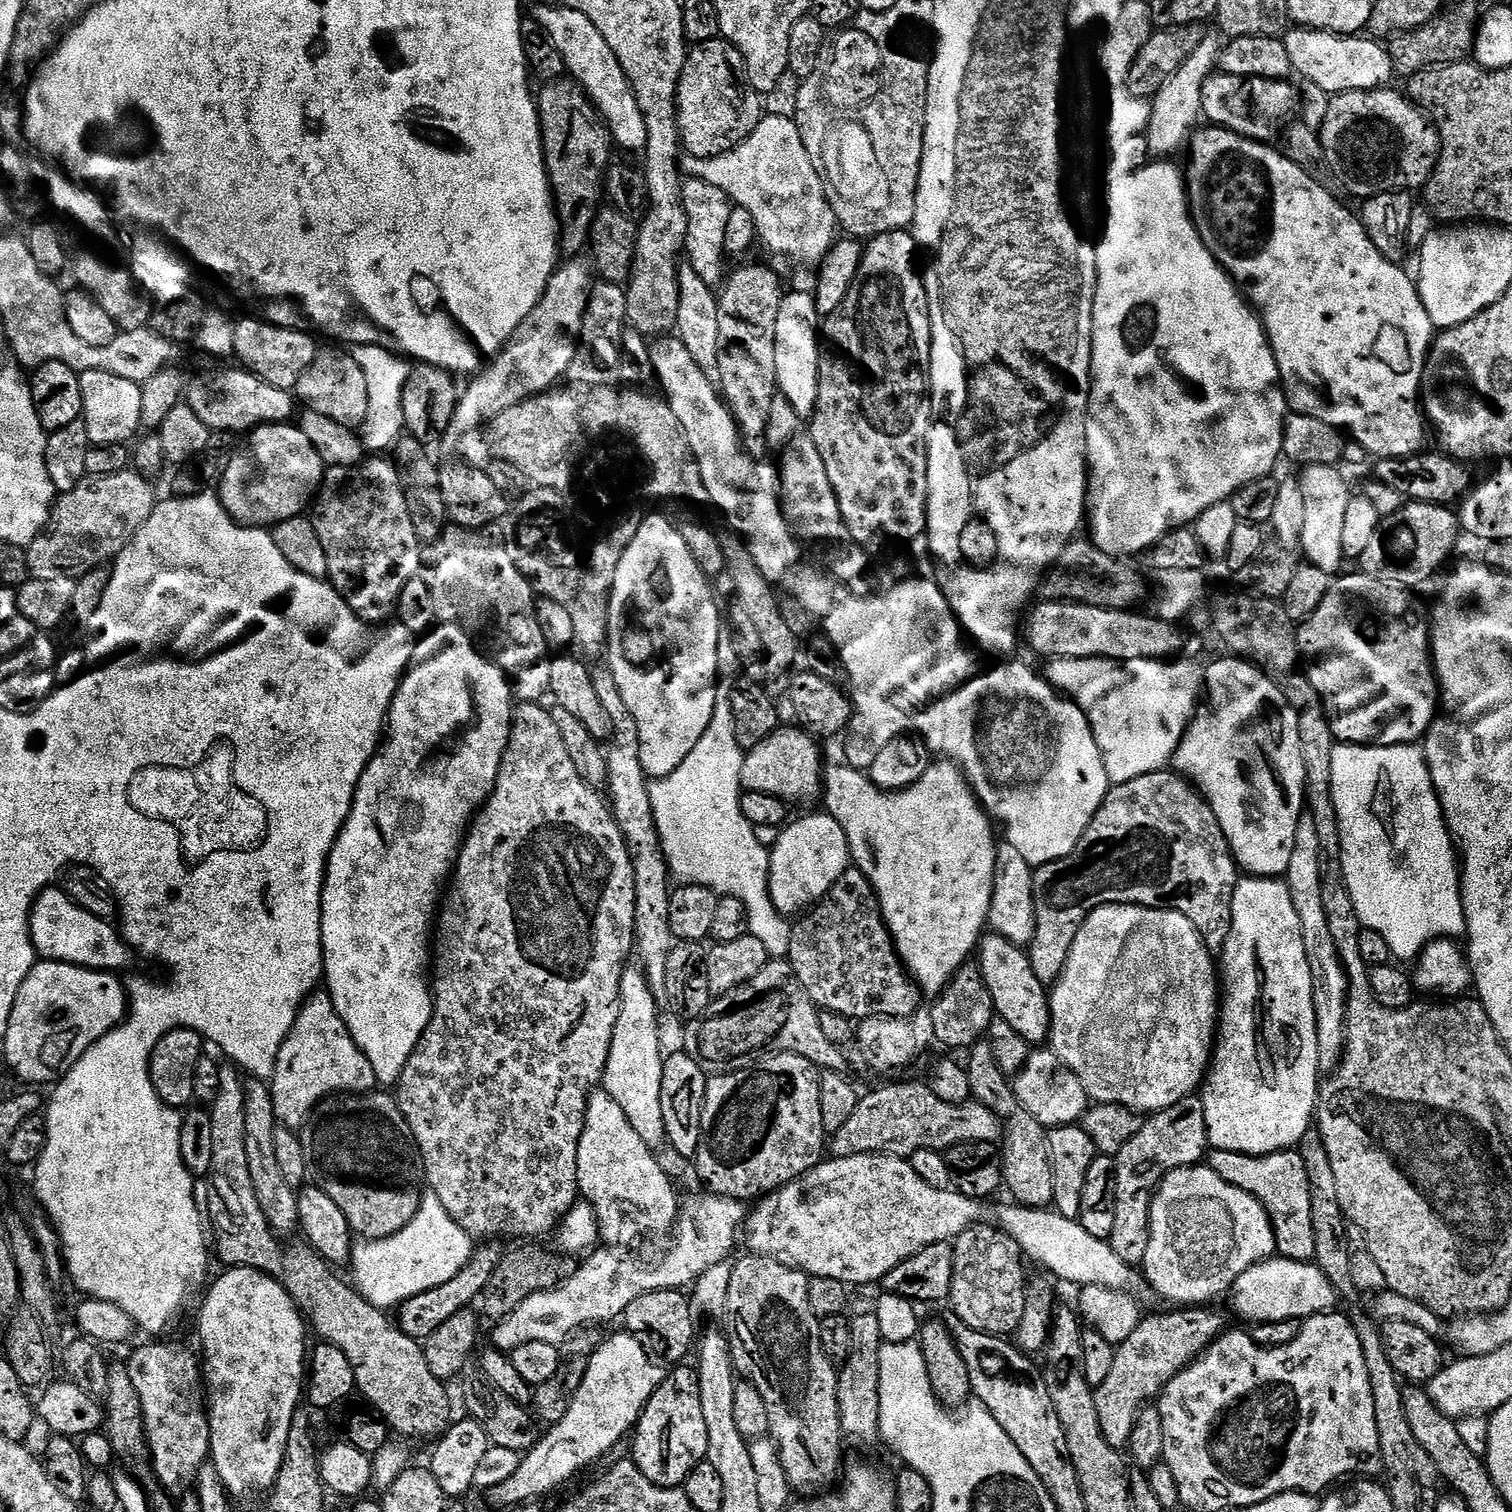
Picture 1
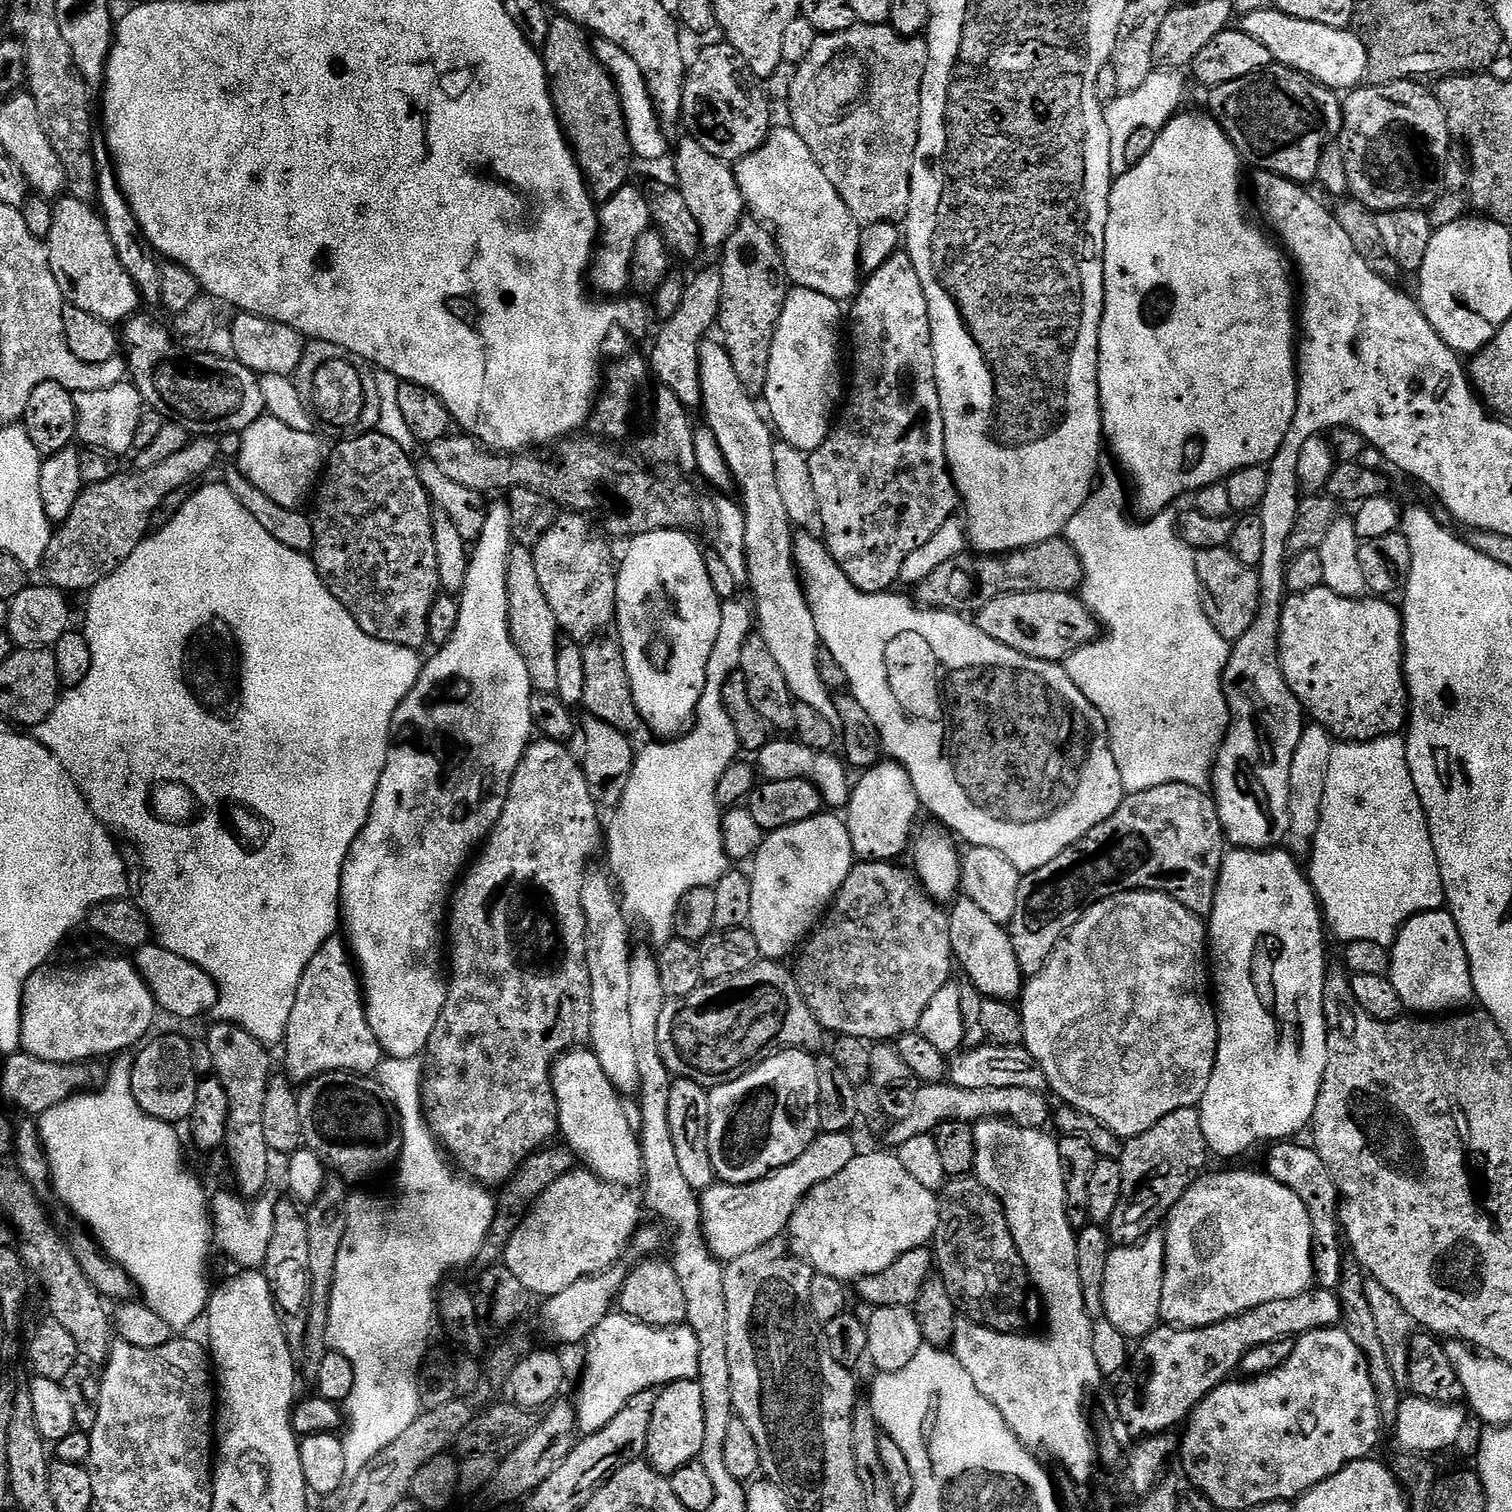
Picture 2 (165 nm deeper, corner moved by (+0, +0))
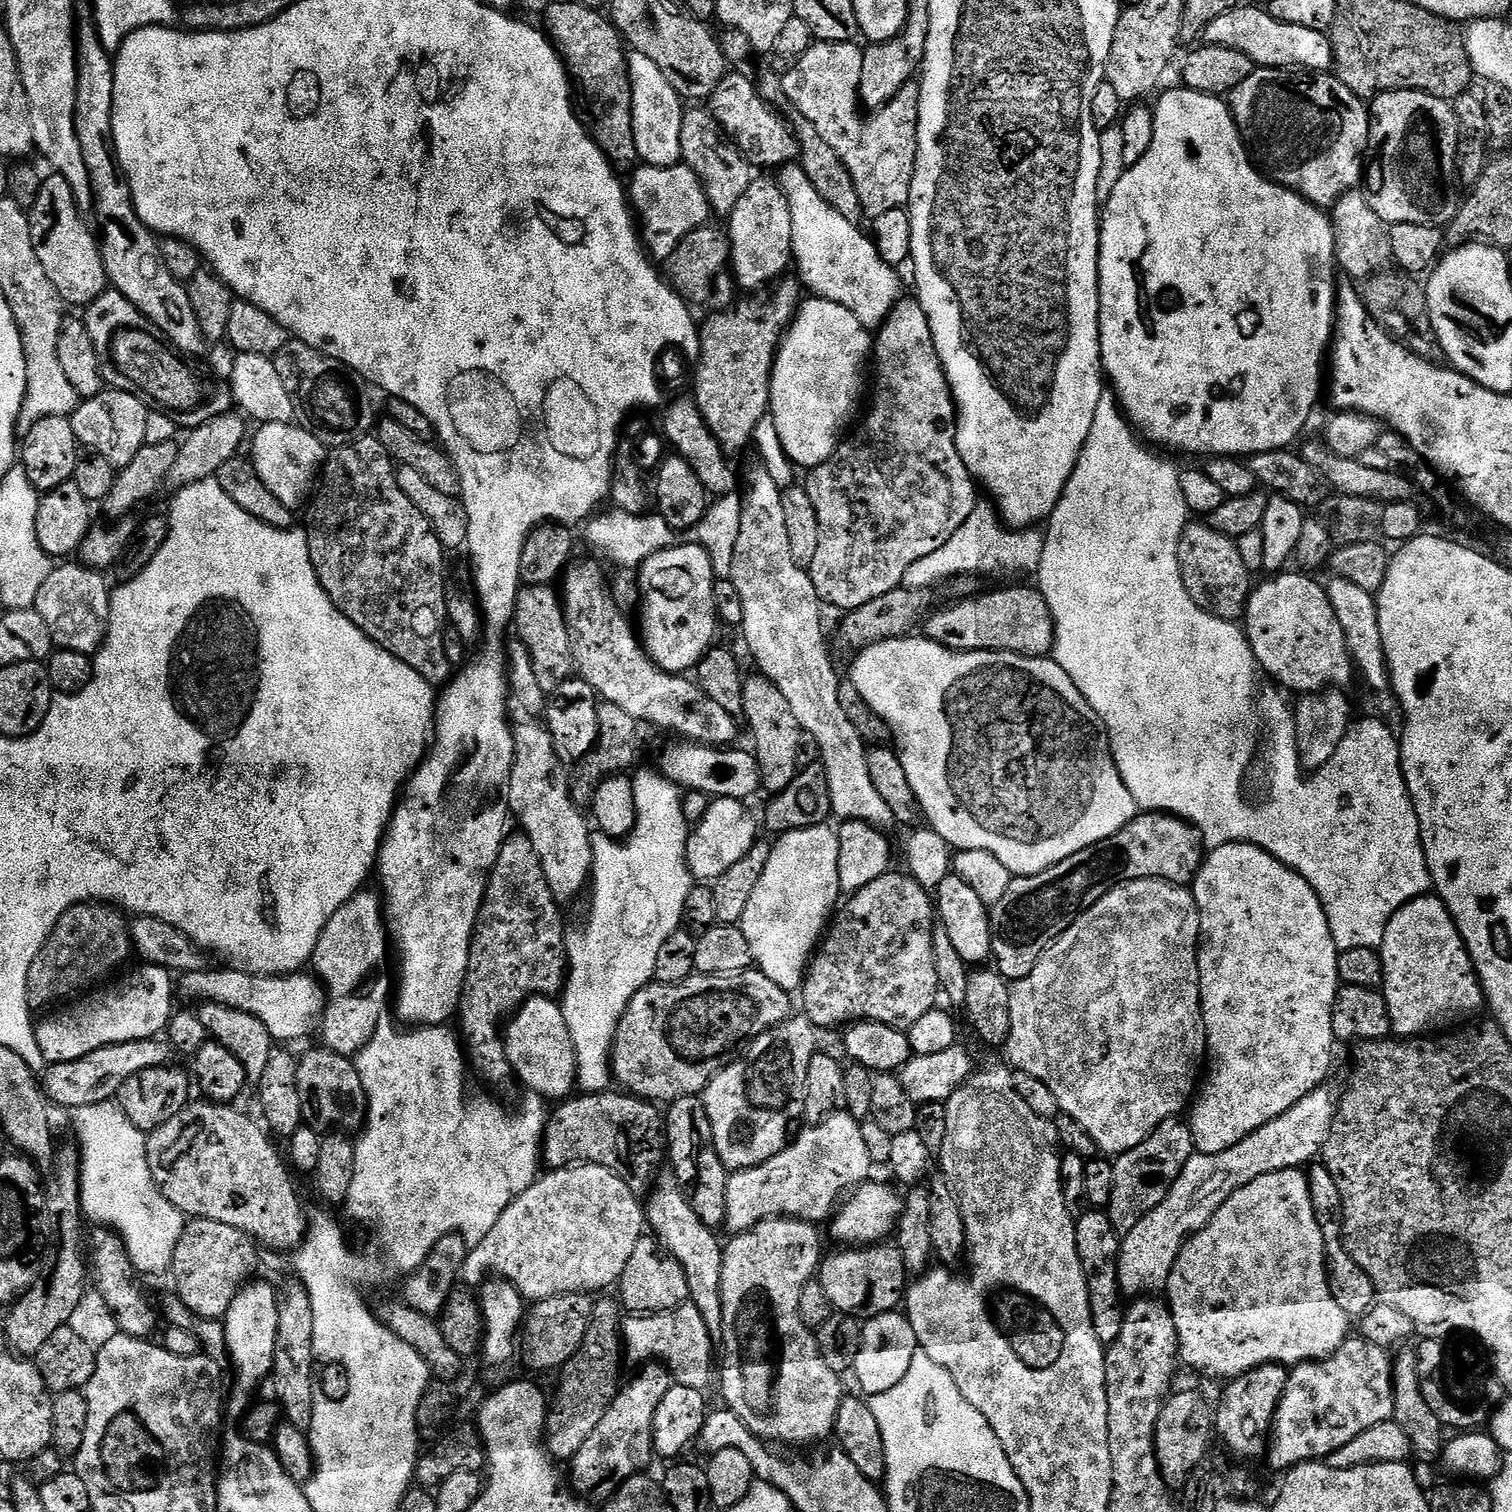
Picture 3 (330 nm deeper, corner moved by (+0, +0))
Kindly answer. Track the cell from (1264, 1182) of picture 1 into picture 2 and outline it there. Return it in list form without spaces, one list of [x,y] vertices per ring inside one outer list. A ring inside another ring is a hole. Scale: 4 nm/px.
[[[1276,1142],[1267,1149],[1269,1152],[1266,1172],[1278,1182],[1282,1182],[1282,1186],[1294,1190],[1298,1198],[1302,1198],[1302,1206],[1306,1206],[1312,1223],[1312,1274],[1315,1283],[1319,1287],[1336,1290],[1340,1287],[1346,1259],[1346,1250],[1342,1245],[1340,1204],[1336,1183],[1328,1172],[1326,1162],[1322,1162],[1315,1148],[1307,1143],[1304,1143],[1305,1145],[1292,1143],[1296,1142]]]

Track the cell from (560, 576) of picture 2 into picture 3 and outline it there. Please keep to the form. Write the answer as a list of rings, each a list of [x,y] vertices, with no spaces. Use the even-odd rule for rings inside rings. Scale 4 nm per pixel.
[[[578,560],[569,563],[562,575],[564,621],[568,624],[575,667],[579,675],[588,680],[590,686],[594,686],[597,697],[603,698],[609,704],[622,706],[622,710],[626,710],[634,718],[645,720],[653,729],[673,728],[677,737],[705,745],[731,745],[738,734],[735,715],[719,705],[714,698],[710,698],[710,694],[706,694],[706,690],[695,679],[687,680],[687,675],[663,672],[642,647],[637,629],[632,629],[631,622],[620,613],[620,608],[608,589],[608,580],[604,577],[603,570],[592,560]]]

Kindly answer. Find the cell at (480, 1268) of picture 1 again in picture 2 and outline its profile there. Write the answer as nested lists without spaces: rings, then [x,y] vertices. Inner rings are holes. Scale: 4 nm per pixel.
[[[545,1146],[538,1152],[531,1152],[518,1166],[516,1173],[499,1189],[496,1196],[496,1213],[494,1222],[486,1234],[486,1242],[482,1242],[482,1251],[478,1257],[479,1263],[484,1266],[496,1266],[501,1263],[507,1244],[518,1226],[521,1226],[529,1210],[534,1206],[536,1200],[548,1187],[554,1185],[556,1179],[566,1175],[577,1167],[578,1161],[572,1151],[566,1146],[552,1148]]]

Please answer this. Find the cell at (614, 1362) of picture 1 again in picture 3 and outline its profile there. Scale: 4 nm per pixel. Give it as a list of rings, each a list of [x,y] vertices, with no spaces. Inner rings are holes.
[[[689,1302],[671,1314],[628,1314],[622,1320],[622,1348],[636,1366],[659,1362],[672,1373],[675,1383],[701,1390],[714,1384],[712,1348],[714,1341],[696,1305]]]

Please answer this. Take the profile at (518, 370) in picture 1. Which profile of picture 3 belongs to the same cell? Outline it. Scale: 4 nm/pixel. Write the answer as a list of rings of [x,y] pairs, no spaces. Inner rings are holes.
[[[683,162],[669,168],[644,164],[632,174],[632,185],[629,183],[626,191],[638,217],[638,232],[642,237],[643,247],[653,261],[667,262],[670,254],[674,254],[678,242],[686,238],[686,234],[709,223],[708,216],[713,215],[713,210],[708,192],[699,174]]]

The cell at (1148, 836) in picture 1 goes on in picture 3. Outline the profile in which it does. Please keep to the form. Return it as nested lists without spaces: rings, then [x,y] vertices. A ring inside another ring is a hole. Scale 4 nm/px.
[[[1141,811],[1136,815],[1129,824],[1122,830],[1118,830],[1118,834],[1114,834],[1110,838],[1106,838],[1102,842],[1098,842],[1094,846],[1090,846],[1086,850],[1078,850],[1078,854],[1070,854],[1070,858],[1062,858],[1062,862],[1058,862],[1054,866],[1050,866],[1046,870],[1042,870],[1033,876],[1017,876],[1011,882],[1006,894],[1002,894],[1002,898],[998,903],[991,905],[990,908],[990,926],[992,927],[992,954],[991,959],[996,960],[994,963],[995,971],[999,972],[1005,980],[1015,982],[1026,978],[1030,974],[1030,970],[1034,970],[1034,966],[1042,958],[1042,954],[1057,938],[1062,935],[1066,929],[1075,922],[1075,920],[1087,910],[1090,906],[1094,906],[1094,902],[1098,902],[1109,890],[1118,887],[1119,884],[1124,884],[1128,880],[1168,880],[1171,884],[1178,884],[1181,886],[1191,885],[1192,881],[1196,879],[1198,870],[1201,864],[1204,863],[1206,849],[1204,840],[1200,836],[1200,832],[1196,827],[1181,816],[1170,816],[1167,812],[1145,812]]]

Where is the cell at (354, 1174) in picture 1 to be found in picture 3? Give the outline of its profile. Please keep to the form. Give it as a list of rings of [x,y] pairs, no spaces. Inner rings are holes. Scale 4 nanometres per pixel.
[[[317,1046],[297,1059],[296,1073],[298,1099],[302,1101],[302,1118],[307,1127],[317,1130],[363,1129],[368,1118],[368,1095],[355,1063],[349,1057]]]

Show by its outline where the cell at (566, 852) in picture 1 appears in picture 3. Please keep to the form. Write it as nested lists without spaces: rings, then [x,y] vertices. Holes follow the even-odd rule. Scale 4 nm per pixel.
[[[524,834],[509,835],[488,877],[488,889],[476,919],[476,932],[472,936],[464,997],[458,1009],[458,1035],[466,1049],[467,1059],[475,1075],[477,1072],[492,1084],[504,1084],[514,1076],[512,1063],[504,1049],[502,1025],[529,996],[555,997],[566,983],[568,949],[564,936],[564,916],[559,907],[561,905],[548,885],[538,854],[528,837]]]

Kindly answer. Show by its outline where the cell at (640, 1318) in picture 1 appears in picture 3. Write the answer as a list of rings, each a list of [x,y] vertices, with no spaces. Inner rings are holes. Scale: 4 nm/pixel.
[[[644,1234],[634,1247],[619,1278],[619,1288],[619,1303],[632,1314],[671,1314],[690,1300],[686,1270],[682,1270],[678,1258],[674,1258],[674,1254],[670,1254],[652,1234]]]

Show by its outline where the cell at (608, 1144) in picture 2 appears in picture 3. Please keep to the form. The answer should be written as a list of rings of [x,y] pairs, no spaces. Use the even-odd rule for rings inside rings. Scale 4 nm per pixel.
[[[529,996],[507,1021],[502,1035],[513,1073],[535,1095],[549,1102],[560,1102],[573,1095],[577,1087],[576,1051],[566,1018],[553,997]]]

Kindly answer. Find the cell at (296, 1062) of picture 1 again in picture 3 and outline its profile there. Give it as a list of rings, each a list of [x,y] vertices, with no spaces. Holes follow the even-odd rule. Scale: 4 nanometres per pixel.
[[[361,890],[348,901],[326,922],[326,930],[318,938],[318,946],[314,950],[310,961],[311,971],[317,980],[324,986],[326,1003],[324,1005],[324,1018],[320,1022],[318,1036],[321,1036],[323,1047],[329,1048],[343,1056],[352,1058],[363,1050],[366,1042],[374,1038],[374,1030],[385,1019],[384,1007],[389,1007],[388,980],[384,971],[388,968],[388,952],[390,956],[390,937],[386,927],[386,904],[381,893]]]

